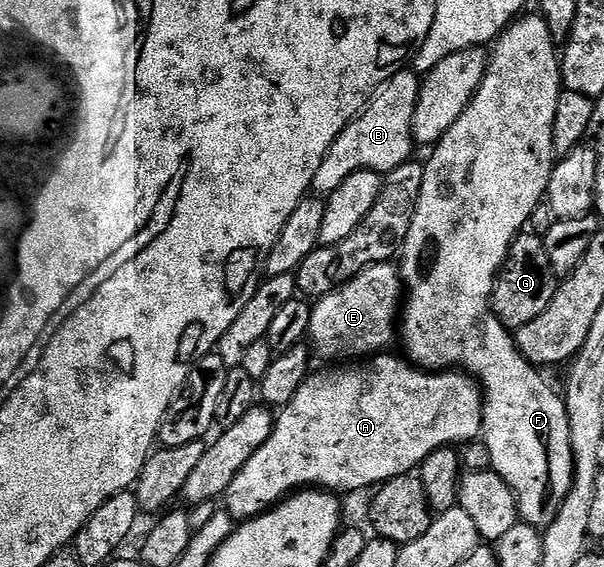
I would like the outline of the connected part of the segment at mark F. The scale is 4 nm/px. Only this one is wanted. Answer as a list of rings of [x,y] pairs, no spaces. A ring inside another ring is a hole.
[[[520,16],[511,22],[493,42],[487,62],[487,73],[483,76],[483,82],[475,92],[475,98],[469,103],[467,110],[449,127],[449,131],[442,137],[439,144],[430,150],[431,158],[423,165],[423,182],[419,198],[415,204],[415,214],[409,227],[409,235],[403,241],[401,258],[401,285],[405,290],[405,300],[401,305],[401,341],[403,337],[403,349],[406,360],[410,364],[428,371],[462,371],[470,375],[477,382],[483,399],[483,431],[481,441],[487,444],[487,453],[491,456],[490,468],[505,479],[505,483],[513,491],[515,501],[519,505],[519,516],[524,522],[534,525],[542,531],[553,523],[561,503],[566,499],[571,490],[571,478],[575,471],[573,455],[571,454],[571,436],[569,435],[569,415],[567,414],[567,402],[562,396],[559,397],[547,386],[547,381],[542,377],[540,370],[531,362],[527,361],[519,353],[515,346],[512,334],[506,329],[491,311],[491,289],[495,285],[495,279],[499,276],[499,268],[507,257],[507,252],[512,241],[524,232],[527,220],[531,212],[546,198],[547,184],[551,178],[553,168],[553,119],[557,115],[557,99],[561,92],[561,61],[557,56],[557,39],[549,31],[549,27],[543,21],[542,16],[535,17]]]

